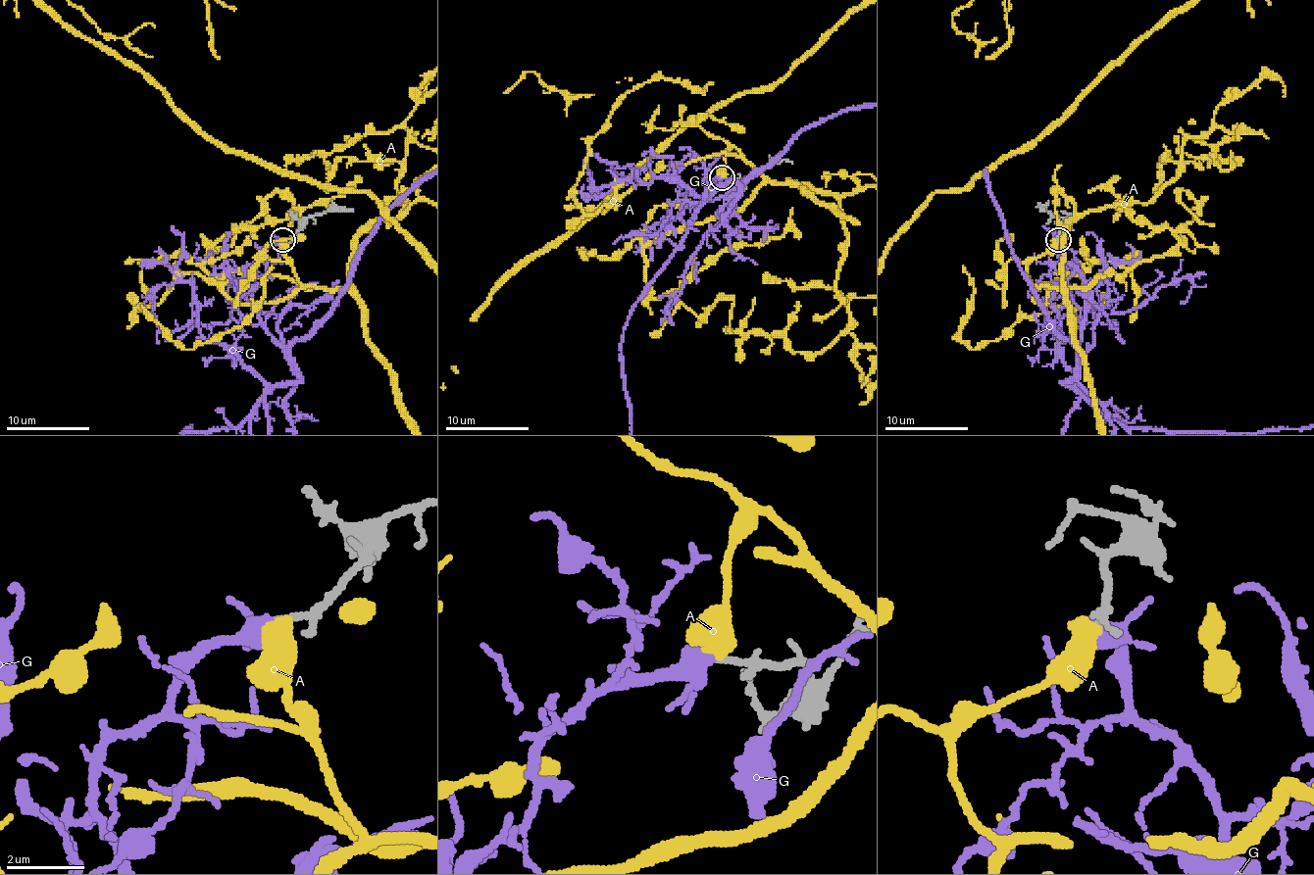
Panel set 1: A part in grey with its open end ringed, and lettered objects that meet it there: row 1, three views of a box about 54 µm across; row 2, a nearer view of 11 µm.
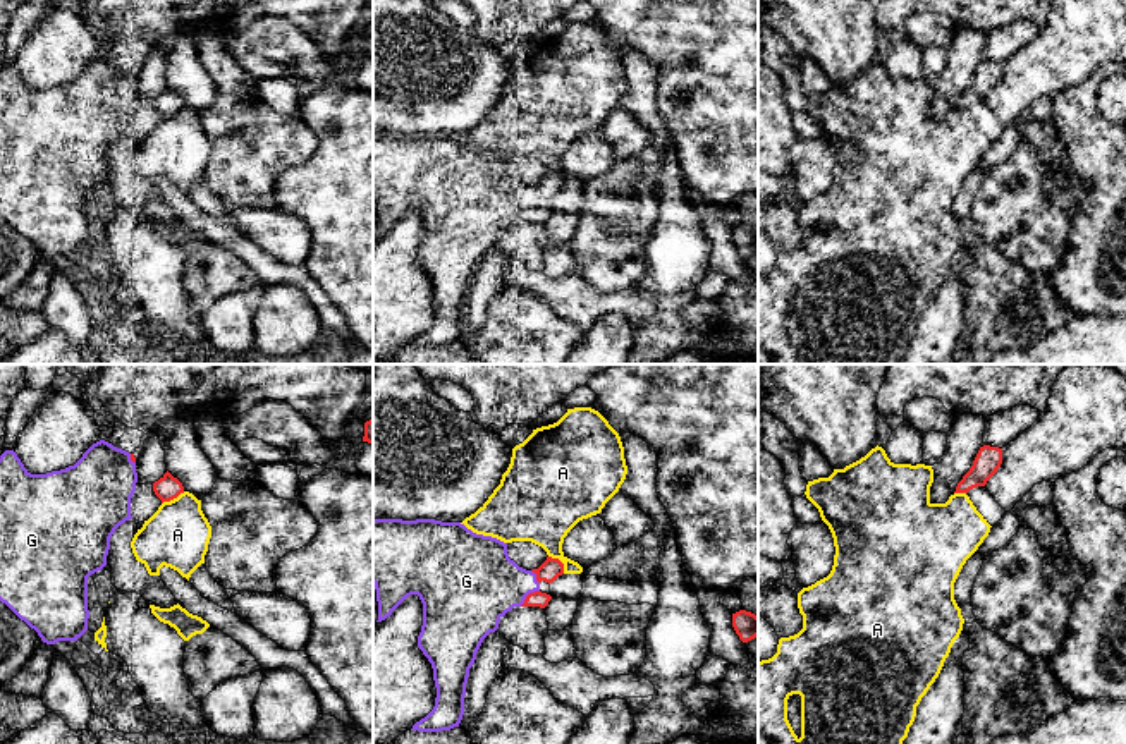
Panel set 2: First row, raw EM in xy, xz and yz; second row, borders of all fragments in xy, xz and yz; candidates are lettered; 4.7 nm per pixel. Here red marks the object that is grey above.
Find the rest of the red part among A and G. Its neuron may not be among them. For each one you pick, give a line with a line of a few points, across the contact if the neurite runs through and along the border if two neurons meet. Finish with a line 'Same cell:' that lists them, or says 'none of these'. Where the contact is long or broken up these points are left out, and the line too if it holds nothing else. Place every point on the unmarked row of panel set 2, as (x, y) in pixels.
Same cell: G

